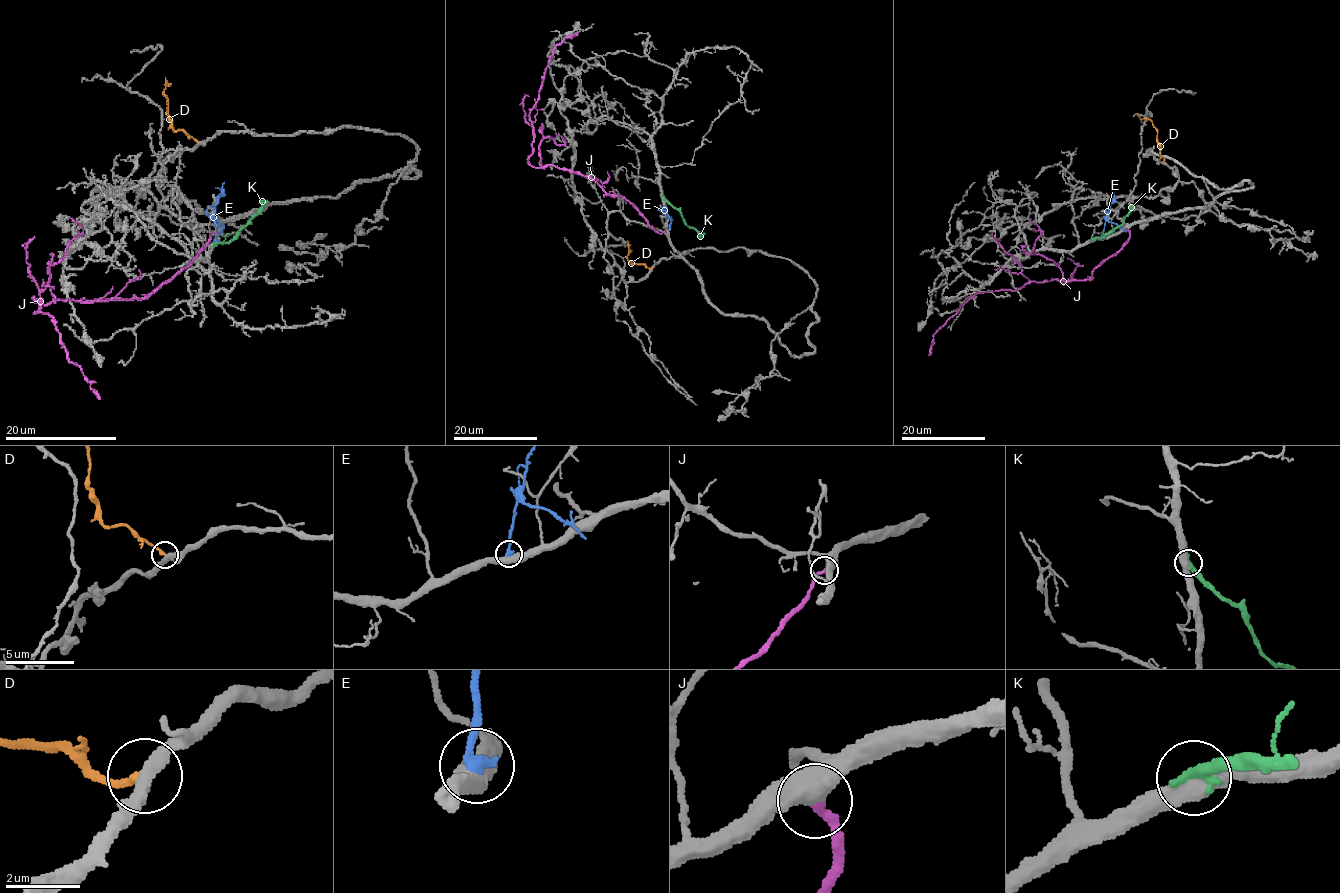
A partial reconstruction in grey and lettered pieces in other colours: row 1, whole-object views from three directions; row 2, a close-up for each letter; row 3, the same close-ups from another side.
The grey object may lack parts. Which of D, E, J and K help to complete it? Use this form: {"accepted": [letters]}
{"accepted": ["J"]}

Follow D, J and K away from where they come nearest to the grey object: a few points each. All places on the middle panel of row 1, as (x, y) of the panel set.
D: (652, 268), (629, 261), (626, 256), (627, 240)
J: (665, 231), (657, 233), (631, 204), (587, 177), (533, 167), (528, 160), (529, 113), (548, 62), (578, 32)
K: (663, 196), (699, 234), (698, 237)

